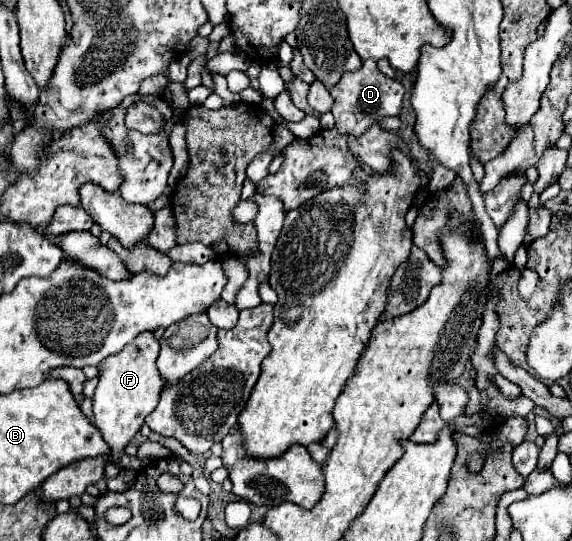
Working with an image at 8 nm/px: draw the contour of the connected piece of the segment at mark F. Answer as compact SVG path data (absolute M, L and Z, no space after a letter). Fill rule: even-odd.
M141 333L135 341L125 345L123 351L107 357L99 365L99 385L93 395L93 423L99 427L109 445L109 455L105 455L107 463L119 465L119 459L125 455L125 447L139 433L147 413L151 413L151 409L159 403L163 381L155 367L157 355L159 343L153 333Z

